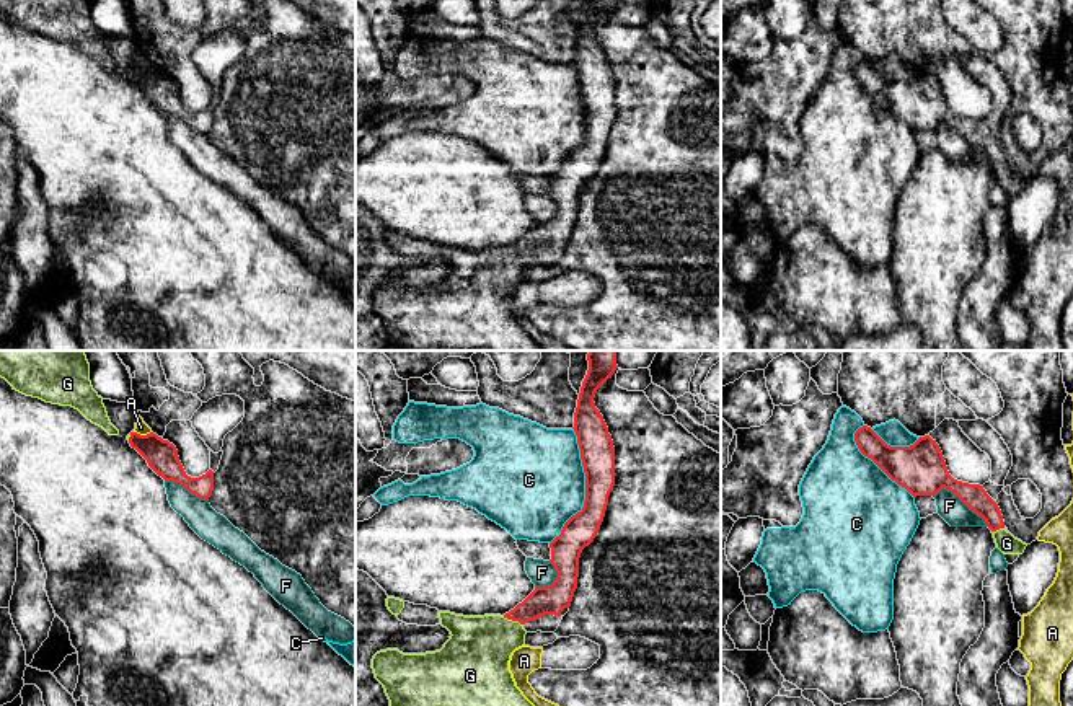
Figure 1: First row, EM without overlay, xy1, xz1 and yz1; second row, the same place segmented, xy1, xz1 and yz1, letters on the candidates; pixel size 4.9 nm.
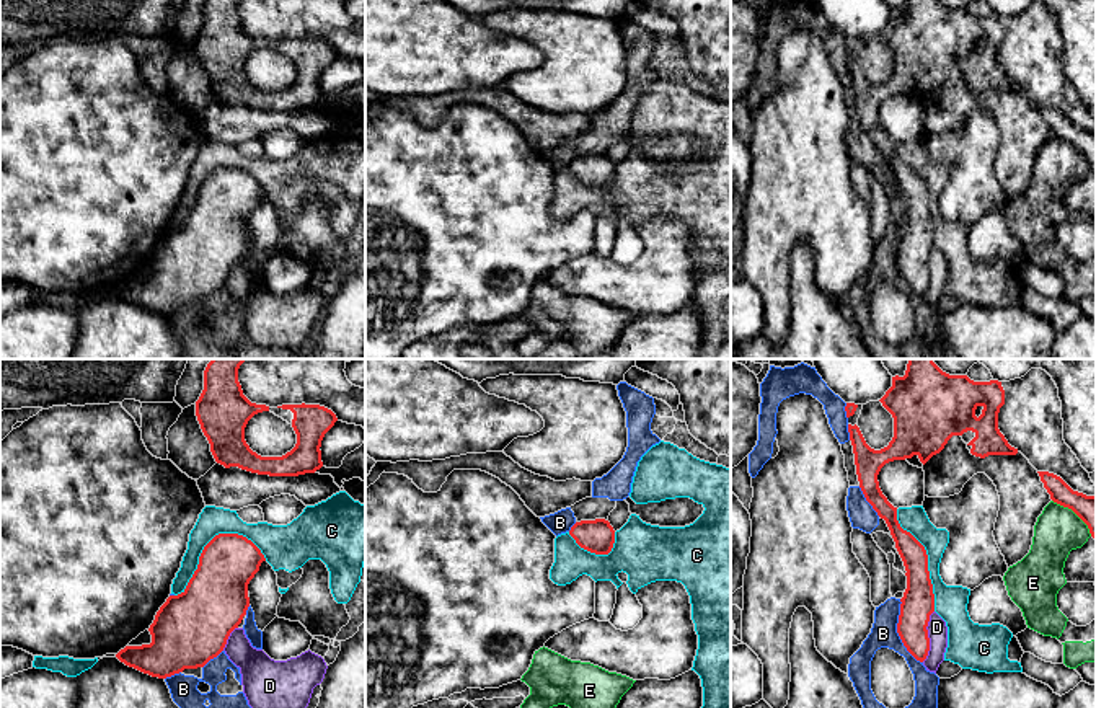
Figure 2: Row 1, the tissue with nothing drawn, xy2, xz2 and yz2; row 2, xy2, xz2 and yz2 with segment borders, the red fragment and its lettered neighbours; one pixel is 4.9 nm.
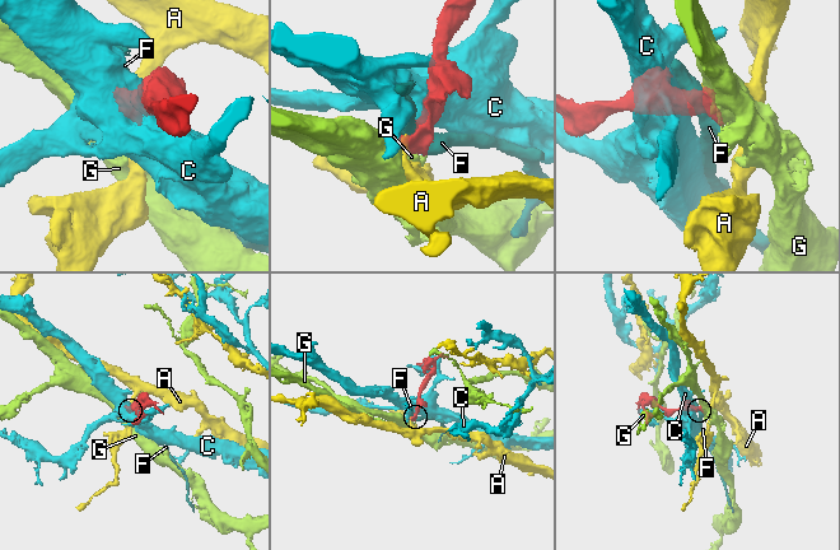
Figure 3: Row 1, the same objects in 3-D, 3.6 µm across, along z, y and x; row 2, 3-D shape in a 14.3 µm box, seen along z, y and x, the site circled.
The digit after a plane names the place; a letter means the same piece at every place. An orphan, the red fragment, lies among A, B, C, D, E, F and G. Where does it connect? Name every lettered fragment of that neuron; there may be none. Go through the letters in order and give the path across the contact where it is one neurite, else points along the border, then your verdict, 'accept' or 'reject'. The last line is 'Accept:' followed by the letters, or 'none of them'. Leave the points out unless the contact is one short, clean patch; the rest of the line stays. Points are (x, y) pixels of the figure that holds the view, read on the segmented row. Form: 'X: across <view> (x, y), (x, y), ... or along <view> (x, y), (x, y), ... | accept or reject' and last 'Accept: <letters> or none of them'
A: along xy1 (134, 431), (141, 434), (150, 432) | reject
B: reject
C: reject
D: reject
E: reject
F: reject
G: accept
Accept: G

